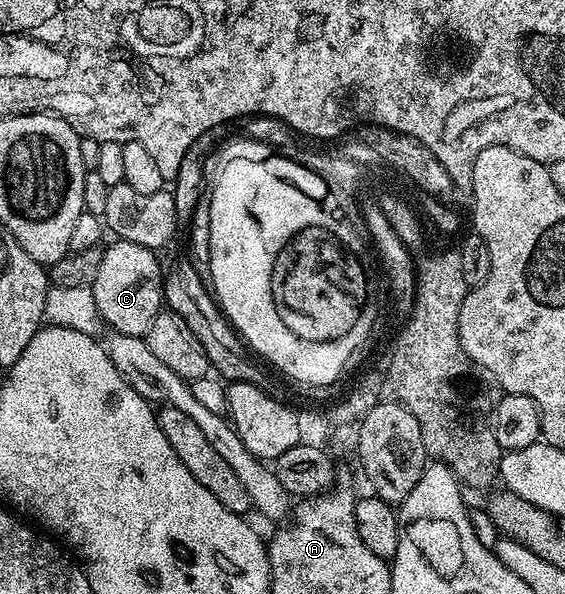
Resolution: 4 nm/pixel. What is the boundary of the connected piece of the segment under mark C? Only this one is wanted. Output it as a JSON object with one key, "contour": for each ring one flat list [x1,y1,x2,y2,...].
{"contour":[[120,239,113,243,105,249,103,262,92,285,98,315,105,323,107,320,111,324,114,332,145,337,148,326,152,326,152,318,156,318,156,314,164,308,164,268,158,265,154,257,157,255,149,248]]}

